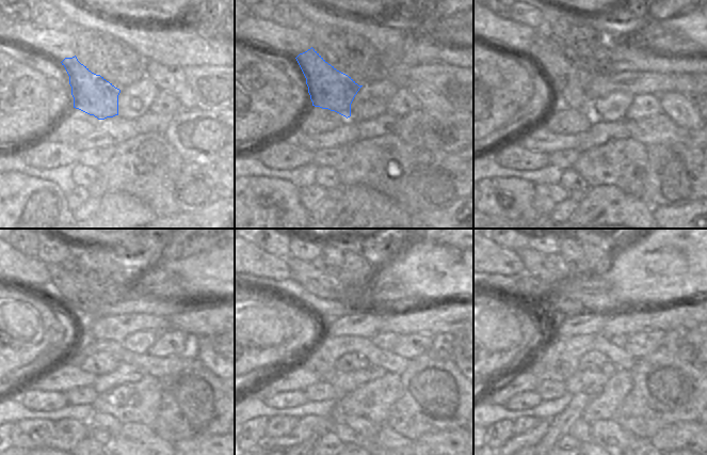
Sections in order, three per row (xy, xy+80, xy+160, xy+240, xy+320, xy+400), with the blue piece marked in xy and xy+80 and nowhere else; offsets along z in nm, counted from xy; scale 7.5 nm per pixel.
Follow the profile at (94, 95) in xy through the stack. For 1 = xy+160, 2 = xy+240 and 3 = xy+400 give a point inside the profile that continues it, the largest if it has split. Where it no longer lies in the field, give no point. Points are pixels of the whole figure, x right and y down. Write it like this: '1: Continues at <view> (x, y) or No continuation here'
1: Continues at xy+160 (571, 83)
2: Continues at xy+240 (84, 304)
3: Continues at xy+400 (550, 268).

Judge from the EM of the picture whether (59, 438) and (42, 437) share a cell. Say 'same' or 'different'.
different

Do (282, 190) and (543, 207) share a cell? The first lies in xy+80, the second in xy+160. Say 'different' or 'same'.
different

